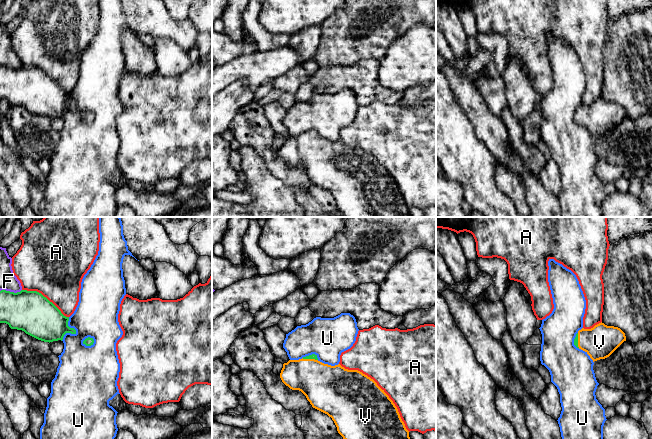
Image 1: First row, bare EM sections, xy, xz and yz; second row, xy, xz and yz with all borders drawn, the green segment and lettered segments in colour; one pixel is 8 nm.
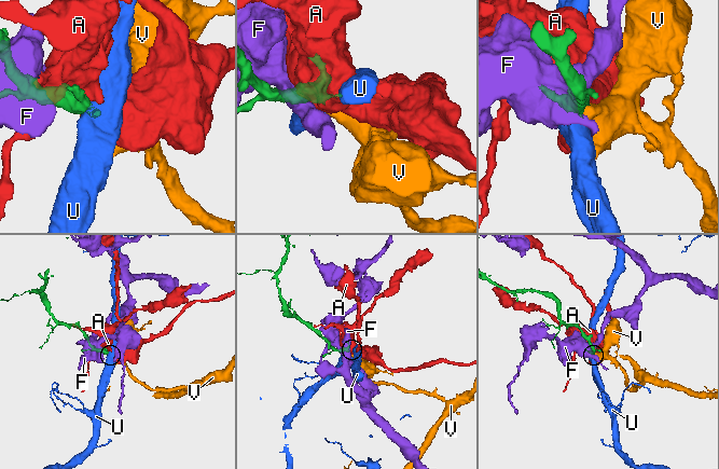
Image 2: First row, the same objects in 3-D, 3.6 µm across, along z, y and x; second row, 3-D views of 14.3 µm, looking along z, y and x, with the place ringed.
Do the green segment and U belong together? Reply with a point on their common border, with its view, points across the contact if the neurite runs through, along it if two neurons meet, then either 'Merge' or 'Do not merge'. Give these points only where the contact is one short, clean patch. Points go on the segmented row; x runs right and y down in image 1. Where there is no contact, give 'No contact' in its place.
Touches green at xy (75, 332). Boundary: xy (69, 317), (68, 325), (75, 332), (66, 333), (61, 340). Do not merge

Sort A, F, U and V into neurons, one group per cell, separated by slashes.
A / F / U / V

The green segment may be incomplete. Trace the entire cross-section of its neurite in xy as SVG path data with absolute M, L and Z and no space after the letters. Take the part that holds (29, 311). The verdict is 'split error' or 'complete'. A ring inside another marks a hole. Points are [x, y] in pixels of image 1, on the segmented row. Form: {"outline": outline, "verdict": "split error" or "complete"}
{"outline": "M0 291L0 323L8 324L11 329L22 330L38 340L50 343L62 341L66 333L76 334L76 330L68 326L68 321L69 317L64 316L52 302L37 291Z", "verdict": "complete"}

